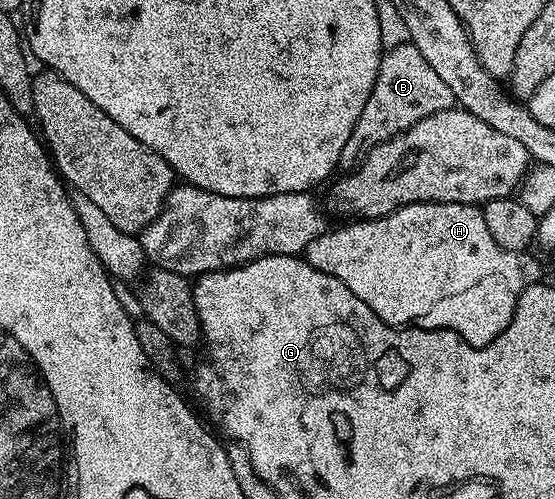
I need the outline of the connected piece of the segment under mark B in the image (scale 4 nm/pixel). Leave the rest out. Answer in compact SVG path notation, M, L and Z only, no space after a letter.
M414 44L396 46L383 55L376 82L372 86L372 94L368 94L368 102L364 102L364 110L360 110L360 118L356 118L352 134L348 134L348 142L344 142L344 150L338 159L338 168L357 168L373 148L380 146L380 142L396 138L396 134L416 126L420 118L428 118L428 114L453 108L455 104L452 90L448 90L448 82L443 82L440 74L436 74L436 70L428 66L424 54L420 54L420 50L416 50Z

